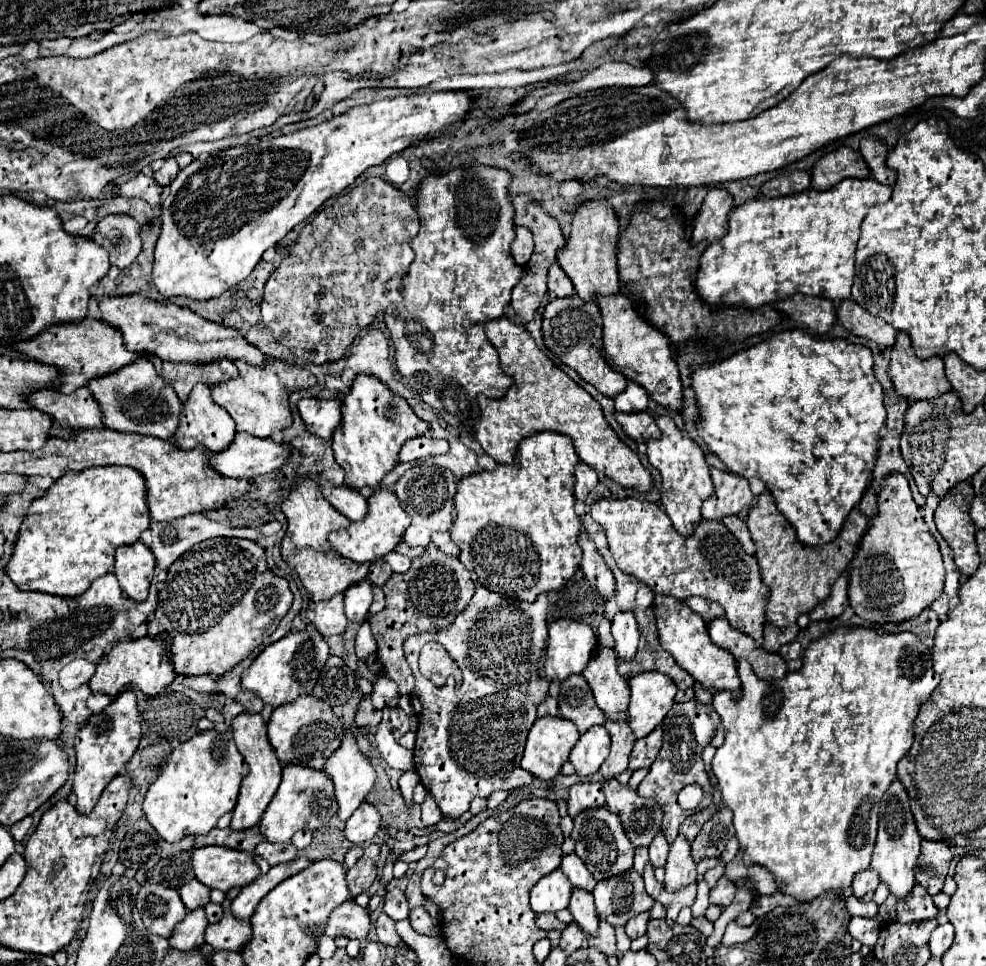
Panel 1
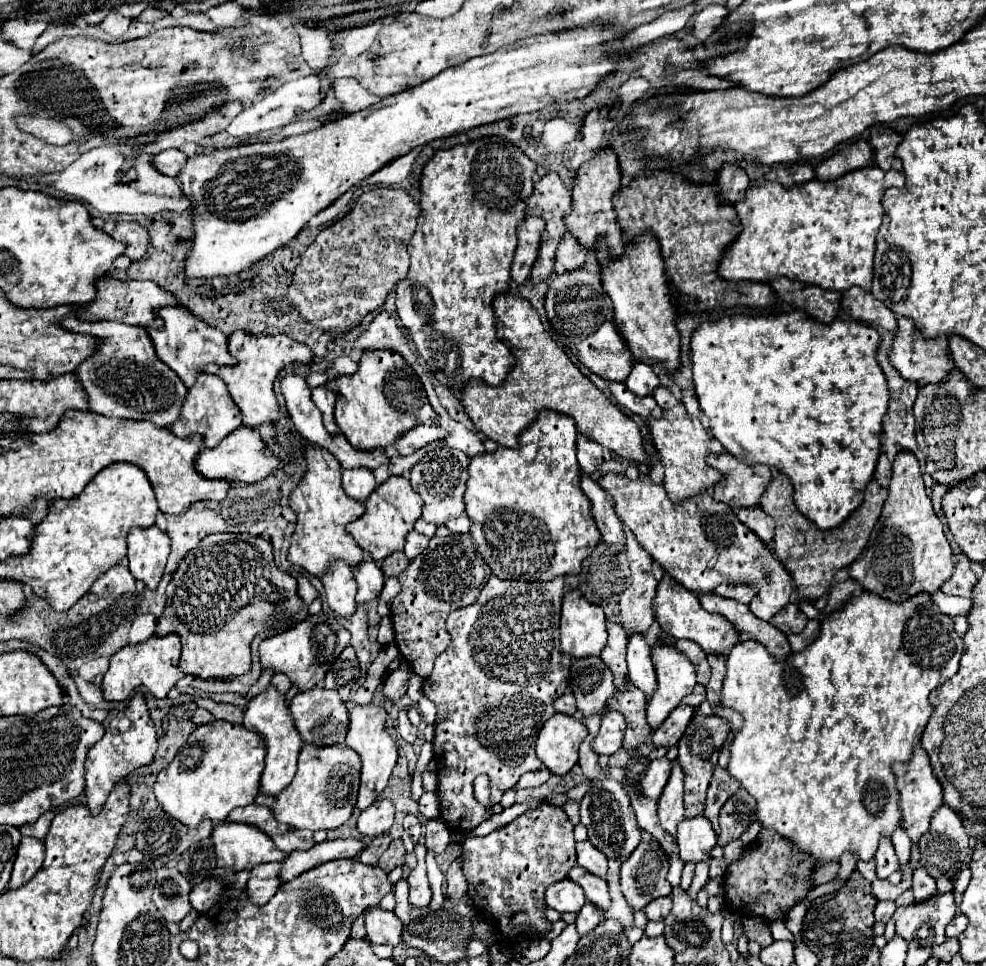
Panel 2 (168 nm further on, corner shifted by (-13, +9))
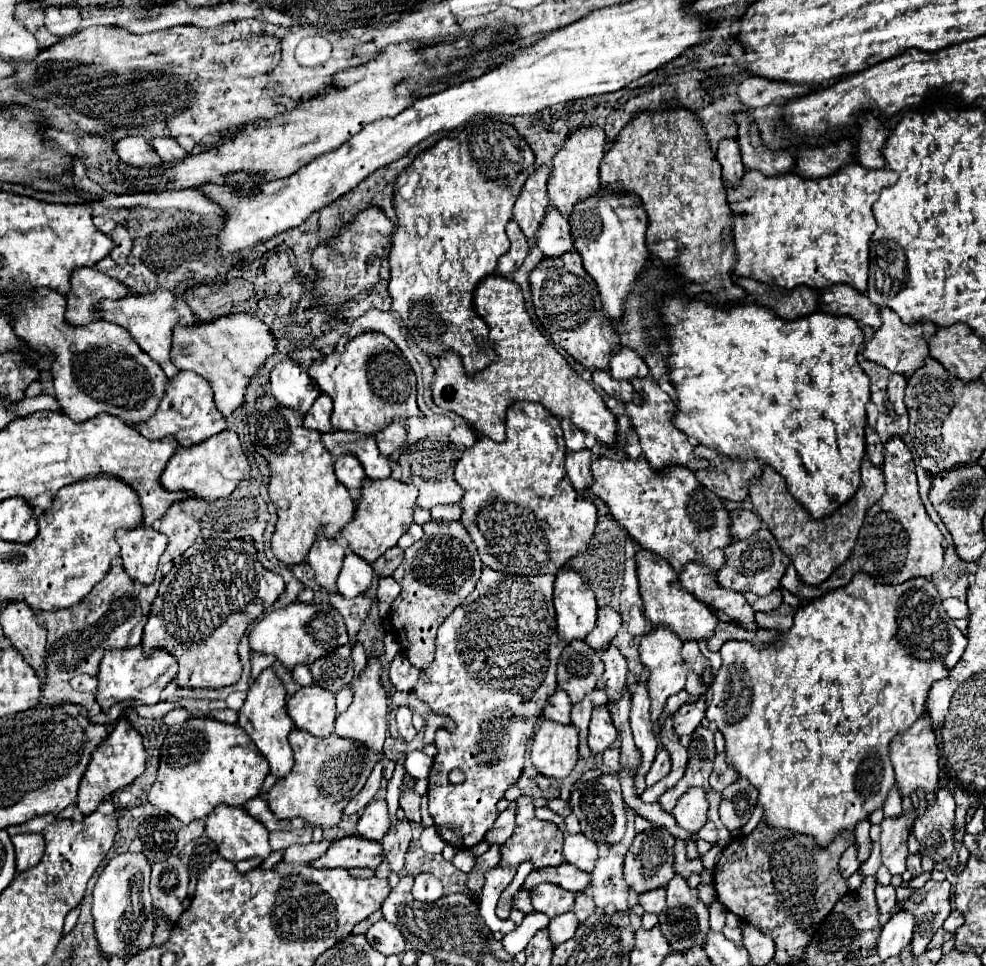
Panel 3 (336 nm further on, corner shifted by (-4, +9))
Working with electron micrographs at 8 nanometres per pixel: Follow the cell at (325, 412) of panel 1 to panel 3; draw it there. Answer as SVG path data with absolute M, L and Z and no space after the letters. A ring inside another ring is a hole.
M322 394L314 406L308 410L308 414L304 416L304 426L308 430L316 430L320 434L324 432L332 432L332 424L330 424L330 414L332 414L332 398L328 398L326 394Z

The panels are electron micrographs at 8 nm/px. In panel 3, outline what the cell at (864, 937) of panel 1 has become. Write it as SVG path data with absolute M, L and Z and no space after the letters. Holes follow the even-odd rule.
M878 884L876 886L876 900L878 900L880 914L892 912L894 906L896 906L896 890L894 890L894 886L882 886L882 884Z

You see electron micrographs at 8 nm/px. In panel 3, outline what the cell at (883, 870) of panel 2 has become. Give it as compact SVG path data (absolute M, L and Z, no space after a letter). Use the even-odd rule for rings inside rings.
M916 808L902 812L896 818L882 820L882 864L892 874L906 872L906 856L908 856L908 836L912 834L912 822L916 820Z

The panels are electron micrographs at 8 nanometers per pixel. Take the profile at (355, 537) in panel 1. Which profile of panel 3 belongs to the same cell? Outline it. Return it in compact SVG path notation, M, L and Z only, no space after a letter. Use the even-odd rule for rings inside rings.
M394 478L386 480L374 480L370 484L362 486L362 496L356 504L356 514L348 526L340 532L340 536L348 542L350 550L364 558L366 562L374 562L380 558L388 548L396 546L400 536L410 528L412 524L412 510L416 506L418 490L412 484L404 484Z

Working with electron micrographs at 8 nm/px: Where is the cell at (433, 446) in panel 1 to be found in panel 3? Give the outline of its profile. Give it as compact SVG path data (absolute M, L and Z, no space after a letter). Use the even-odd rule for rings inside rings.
M392 422L384 430L378 430L374 434L374 440L378 444L378 450L384 456L390 456L390 454L394 454L398 450L404 450L408 446L408 442L406 442L406 430L400 426L400 422Z

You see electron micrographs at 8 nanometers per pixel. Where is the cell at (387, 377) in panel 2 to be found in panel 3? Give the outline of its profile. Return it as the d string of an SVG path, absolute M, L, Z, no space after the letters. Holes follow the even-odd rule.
M360 334L342 352L328 352L308 368L308 376L334 400L332 426L346 432L374 434L398 416L422 416L416 404L416 376L410 362L384 334Z

